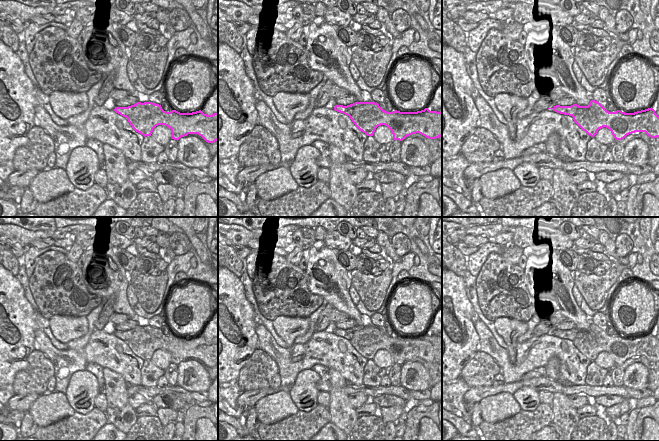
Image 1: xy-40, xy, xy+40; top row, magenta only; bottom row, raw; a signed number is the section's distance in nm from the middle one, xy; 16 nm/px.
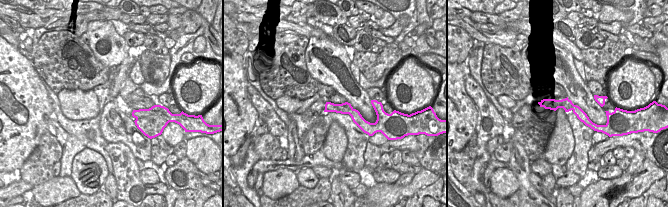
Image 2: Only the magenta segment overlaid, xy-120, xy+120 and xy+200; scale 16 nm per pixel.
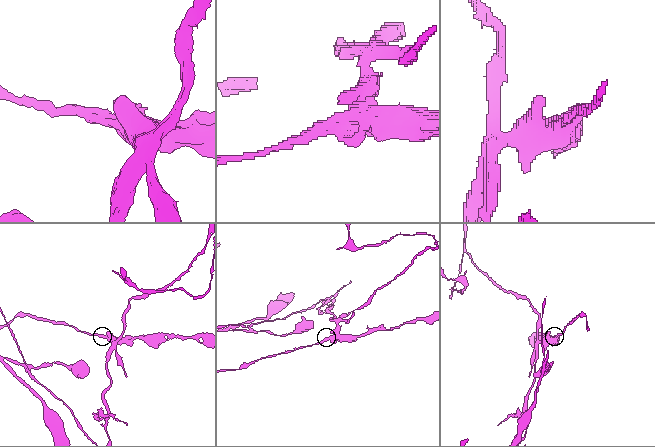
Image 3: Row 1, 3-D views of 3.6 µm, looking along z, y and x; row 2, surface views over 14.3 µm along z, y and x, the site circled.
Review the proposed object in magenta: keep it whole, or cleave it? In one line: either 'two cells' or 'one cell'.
two cells

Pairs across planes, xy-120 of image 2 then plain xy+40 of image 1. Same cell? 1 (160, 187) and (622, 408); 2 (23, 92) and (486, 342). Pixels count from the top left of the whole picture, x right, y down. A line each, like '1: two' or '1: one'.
1: two
2: two

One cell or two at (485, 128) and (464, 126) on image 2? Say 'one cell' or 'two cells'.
two cells

